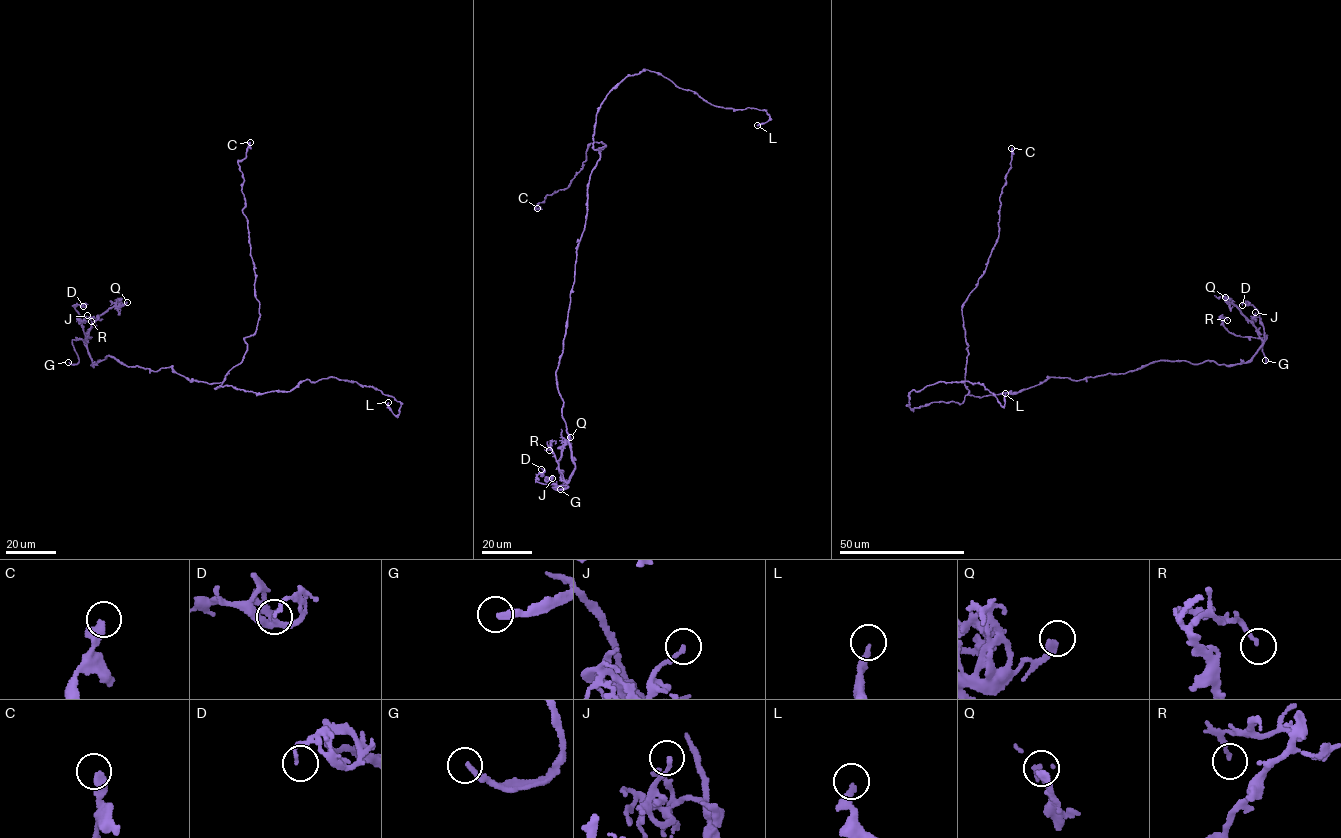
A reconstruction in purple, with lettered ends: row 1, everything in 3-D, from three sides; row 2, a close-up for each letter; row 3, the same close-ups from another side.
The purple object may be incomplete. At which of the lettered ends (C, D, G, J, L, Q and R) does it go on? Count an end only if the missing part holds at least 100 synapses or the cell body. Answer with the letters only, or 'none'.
G

